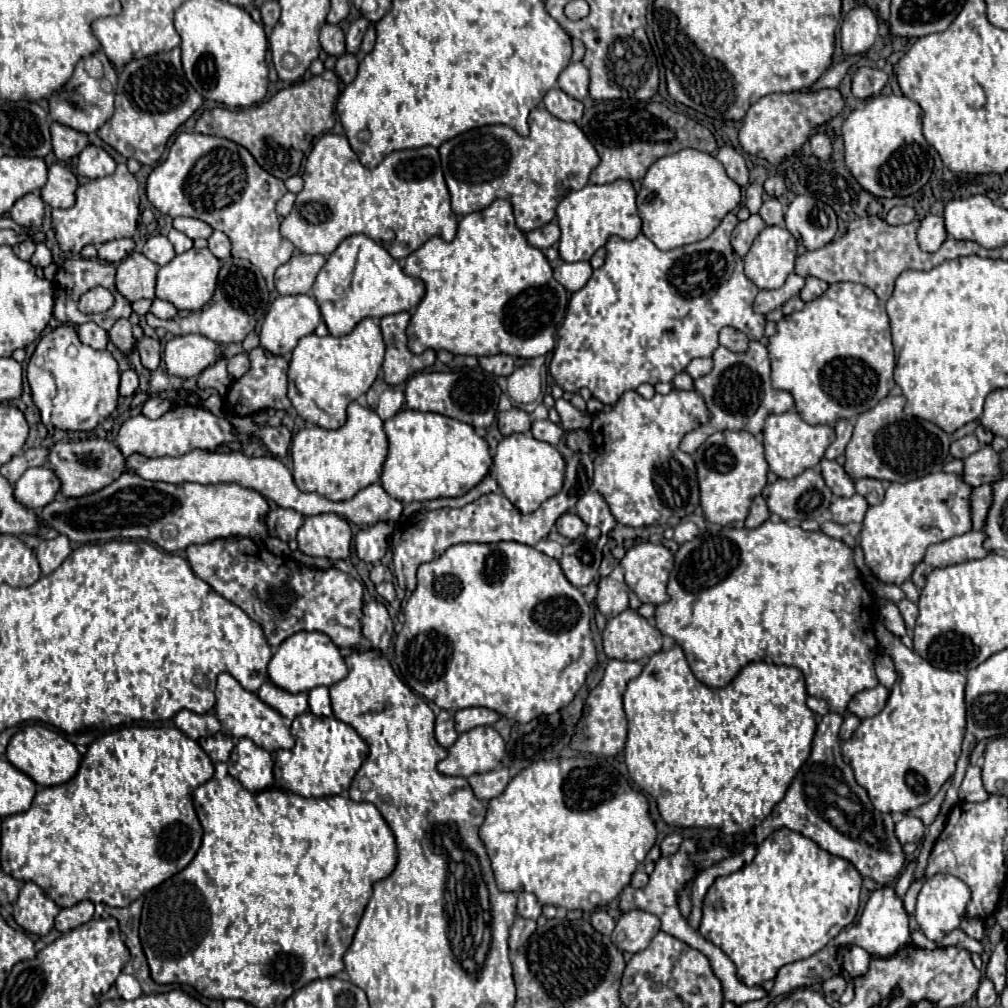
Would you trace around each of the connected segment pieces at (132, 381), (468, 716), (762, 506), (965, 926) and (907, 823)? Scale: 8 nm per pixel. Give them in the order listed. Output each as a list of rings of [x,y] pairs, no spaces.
[[[125,370],[121,374],[121,384],[119,384],[119,394],[121,396],[133,396],[135,390],[139,388],[139,378],[133,370]]]
[[[465,708],[455,714],[455,728],[459,734],[463,734],[463,732],[477,728],[477,726],[491,726],[499,718],[501,716],[489,708]]]
[[[757,496],[753,500],[753,504],[751,504],[751,512],[749,512],[747,520],[745,520],[745,526],[747,528],[755,528],[755,526],[763,524],[765,520],[769,520],[769,516],[771,516],[771,512],[769,512],[769,506],[767,506],[765,498],[763,496]]]
[[[965,917],[960,928],[970,937],[981,941],[983,939],[984,923],[981,919]]]
[[[907,814],[903,816],[901,822],[895,824],[895,834],[897,834],[899,842],[903,842],[903,844],[919,842],[925,836],[925,830],[927,830],[927,826],[919,818],[907,816]]]

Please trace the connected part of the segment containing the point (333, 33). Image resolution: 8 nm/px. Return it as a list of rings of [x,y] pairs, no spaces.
[[[325,24],[321,28],[321,48],[329,54],[329,56],[341,56],[345,54],[345,34],[341,32],[339,26],[331,26],[331,24]]]

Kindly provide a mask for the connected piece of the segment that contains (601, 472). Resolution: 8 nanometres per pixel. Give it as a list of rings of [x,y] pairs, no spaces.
[[[629,390],[611,412],[593,416],[589,432],[597,458],[591,488],[607,500],[619,524],[653,526],[693,514],[699,506],[699,480],[693,458],[679,444],[685,434],[707,424],[709,418],[709,408],[695,390],[673,390],[667,396],[655,394],[651,400]]]

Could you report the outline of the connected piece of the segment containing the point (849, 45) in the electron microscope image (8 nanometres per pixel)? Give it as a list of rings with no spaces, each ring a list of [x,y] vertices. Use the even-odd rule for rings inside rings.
[[[855,6],[843,20],[841,26],[841,46],[843,52],[853,56],[867,52],[879,36],[877,16],[869,6]]]

